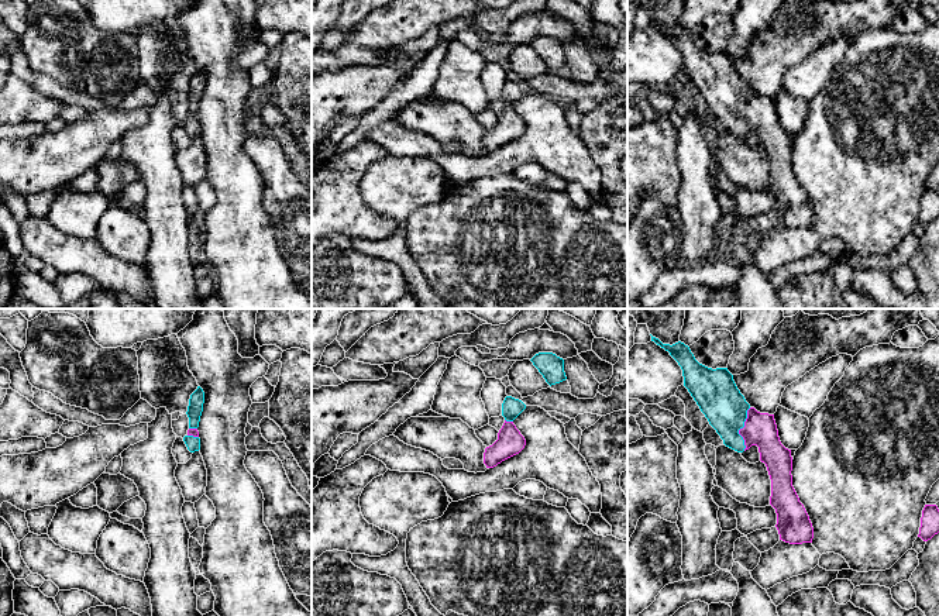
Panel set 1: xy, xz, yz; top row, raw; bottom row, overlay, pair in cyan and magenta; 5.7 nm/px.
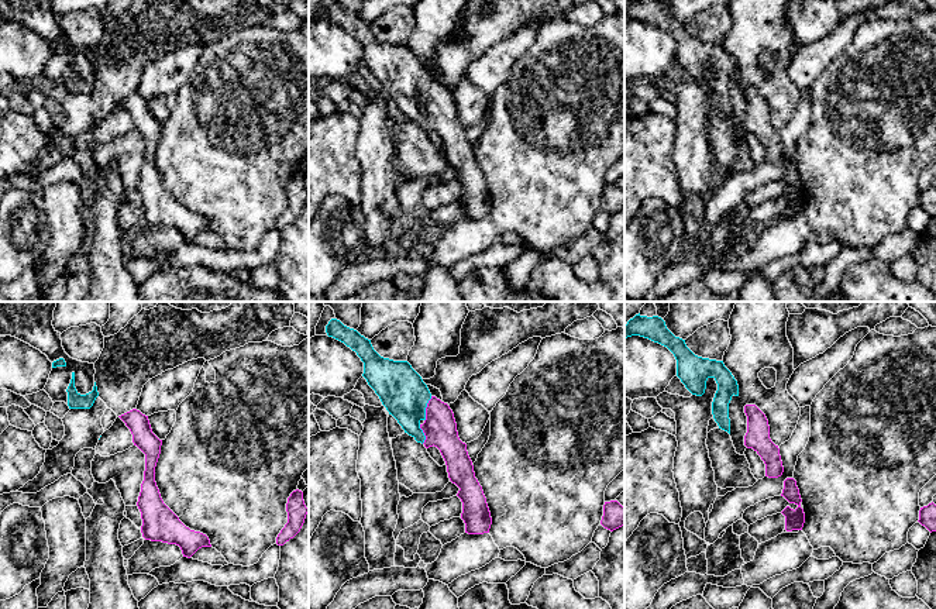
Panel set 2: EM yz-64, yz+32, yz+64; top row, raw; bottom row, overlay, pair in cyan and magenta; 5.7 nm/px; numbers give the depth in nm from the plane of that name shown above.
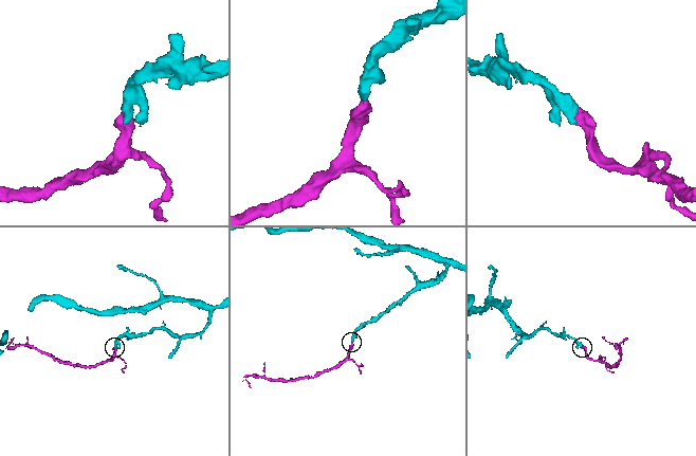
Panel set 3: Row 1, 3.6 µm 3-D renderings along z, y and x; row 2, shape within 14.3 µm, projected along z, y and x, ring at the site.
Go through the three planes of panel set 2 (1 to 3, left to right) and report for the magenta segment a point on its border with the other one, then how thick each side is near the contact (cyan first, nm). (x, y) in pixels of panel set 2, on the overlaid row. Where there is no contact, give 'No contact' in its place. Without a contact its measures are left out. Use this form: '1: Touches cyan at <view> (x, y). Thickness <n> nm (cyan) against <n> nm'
1: No contact
2: Touches cyan at yz+32 (425, 409). Thickness 260 nm (cyan) against 190 nm
3: No contact

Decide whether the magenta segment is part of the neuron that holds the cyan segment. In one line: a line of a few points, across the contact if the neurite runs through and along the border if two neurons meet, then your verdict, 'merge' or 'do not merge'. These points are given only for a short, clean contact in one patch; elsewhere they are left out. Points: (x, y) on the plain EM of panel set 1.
line yz (715, 76), (740, 112), (760, 113); merge

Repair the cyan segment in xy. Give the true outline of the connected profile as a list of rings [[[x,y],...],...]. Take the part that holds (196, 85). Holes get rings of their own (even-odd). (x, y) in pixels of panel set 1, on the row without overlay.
[[[200,70],[190,79],[189,90],[188,90],[188,101],[189,101],[189,114],[183,121],[183,125],[190,137],[200,134],[200,123],[199,123],[199,106],[203,96],[204,87],[204,76]]]

